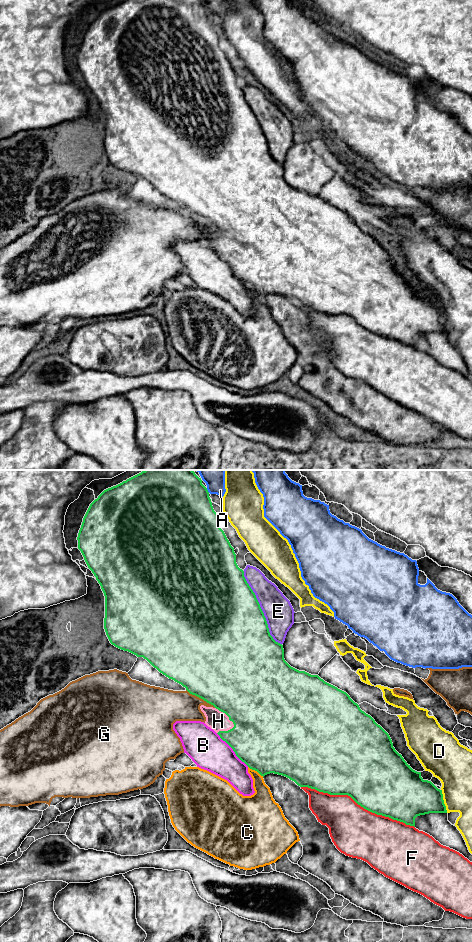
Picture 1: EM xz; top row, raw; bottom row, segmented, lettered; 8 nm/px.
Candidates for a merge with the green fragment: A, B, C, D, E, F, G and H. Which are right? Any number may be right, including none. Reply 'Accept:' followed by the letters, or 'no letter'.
Accept: H

